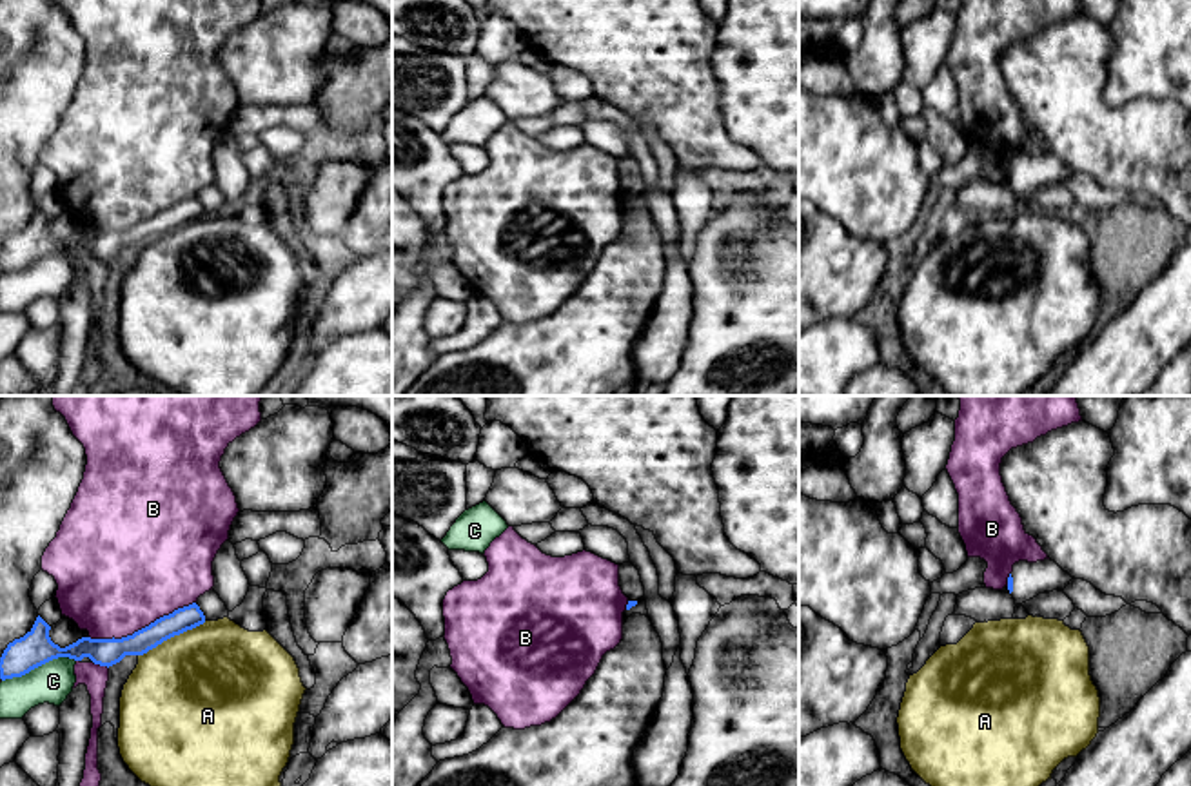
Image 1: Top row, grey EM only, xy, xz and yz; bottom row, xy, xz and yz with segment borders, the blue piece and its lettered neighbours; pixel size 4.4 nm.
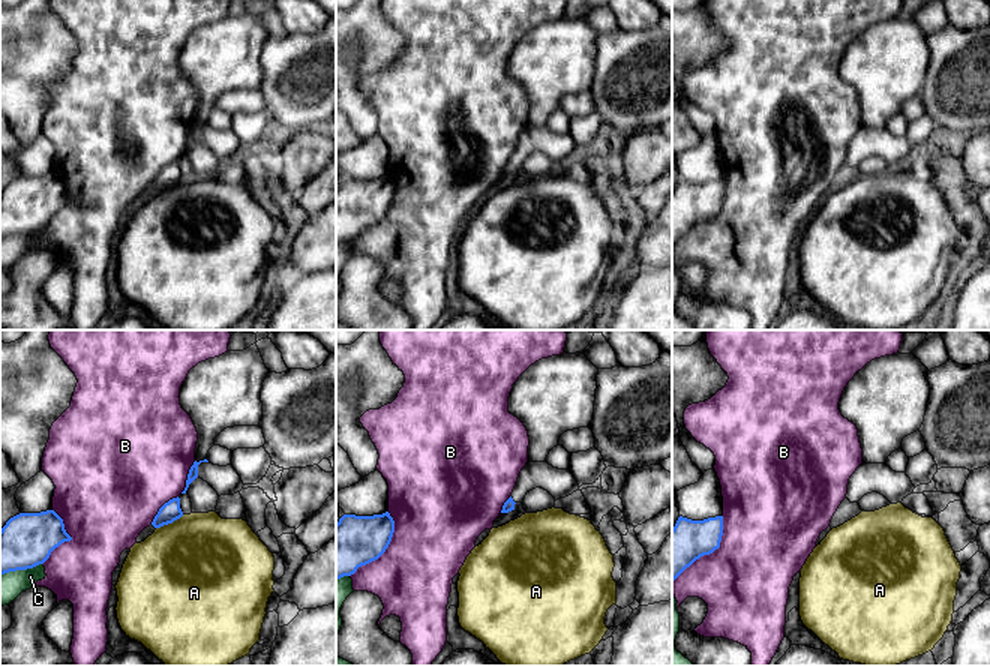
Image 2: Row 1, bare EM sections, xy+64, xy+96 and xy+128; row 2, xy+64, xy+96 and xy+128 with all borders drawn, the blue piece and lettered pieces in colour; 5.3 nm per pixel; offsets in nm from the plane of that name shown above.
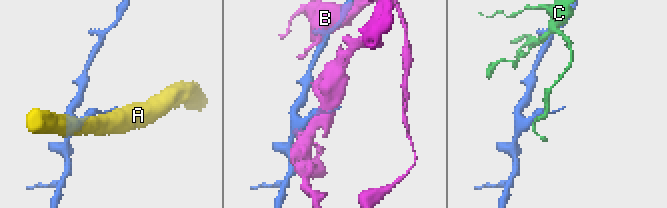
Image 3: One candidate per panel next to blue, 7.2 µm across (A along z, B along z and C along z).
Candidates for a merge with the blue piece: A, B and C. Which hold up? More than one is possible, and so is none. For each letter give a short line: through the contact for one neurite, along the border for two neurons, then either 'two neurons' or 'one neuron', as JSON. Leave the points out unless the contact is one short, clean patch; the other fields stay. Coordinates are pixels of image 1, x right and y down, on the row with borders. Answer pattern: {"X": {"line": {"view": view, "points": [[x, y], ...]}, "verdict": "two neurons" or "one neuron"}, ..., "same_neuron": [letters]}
{"A": {"line": {"view": "xy", "points": [[206, 621], [164, 639], [138, 656]]}, "verdict": "two neurons"}, "B": {"verdict": "two neurons"}, "C": {"verdict": "two neurons"}, "same_neuron": []}

